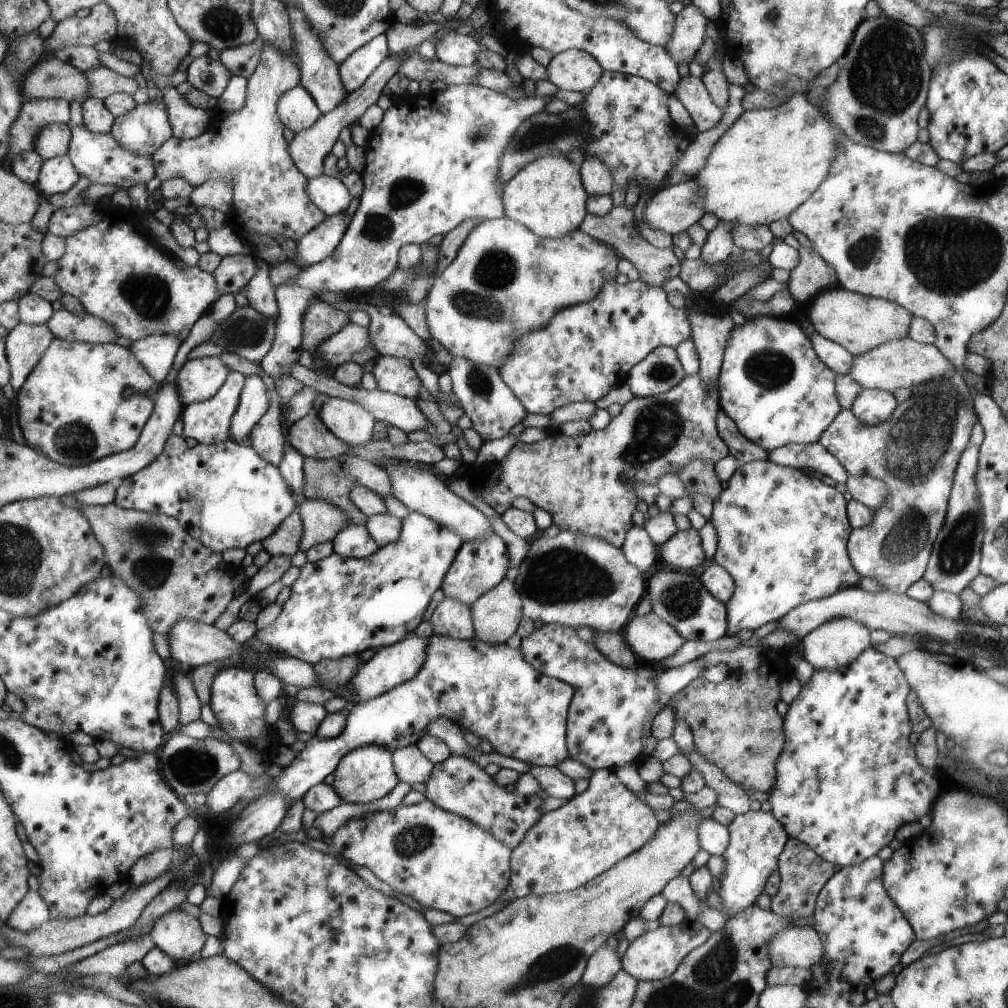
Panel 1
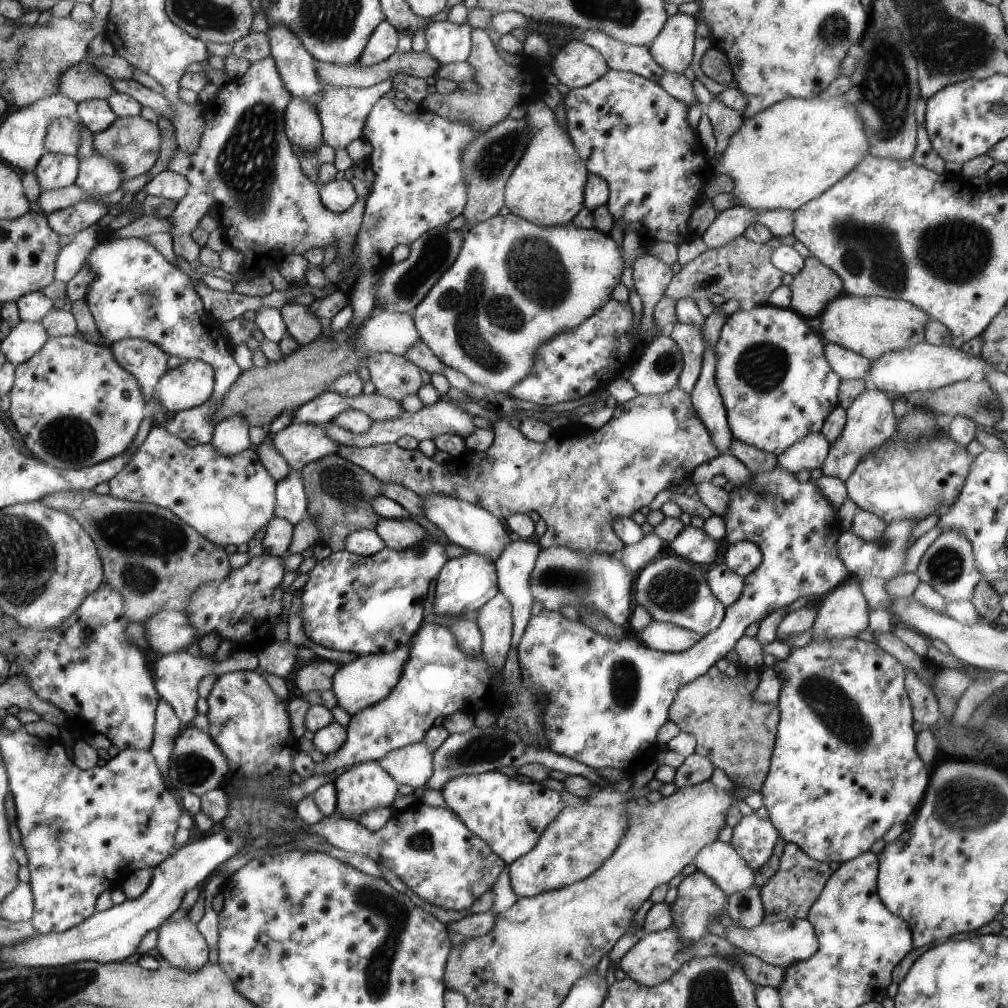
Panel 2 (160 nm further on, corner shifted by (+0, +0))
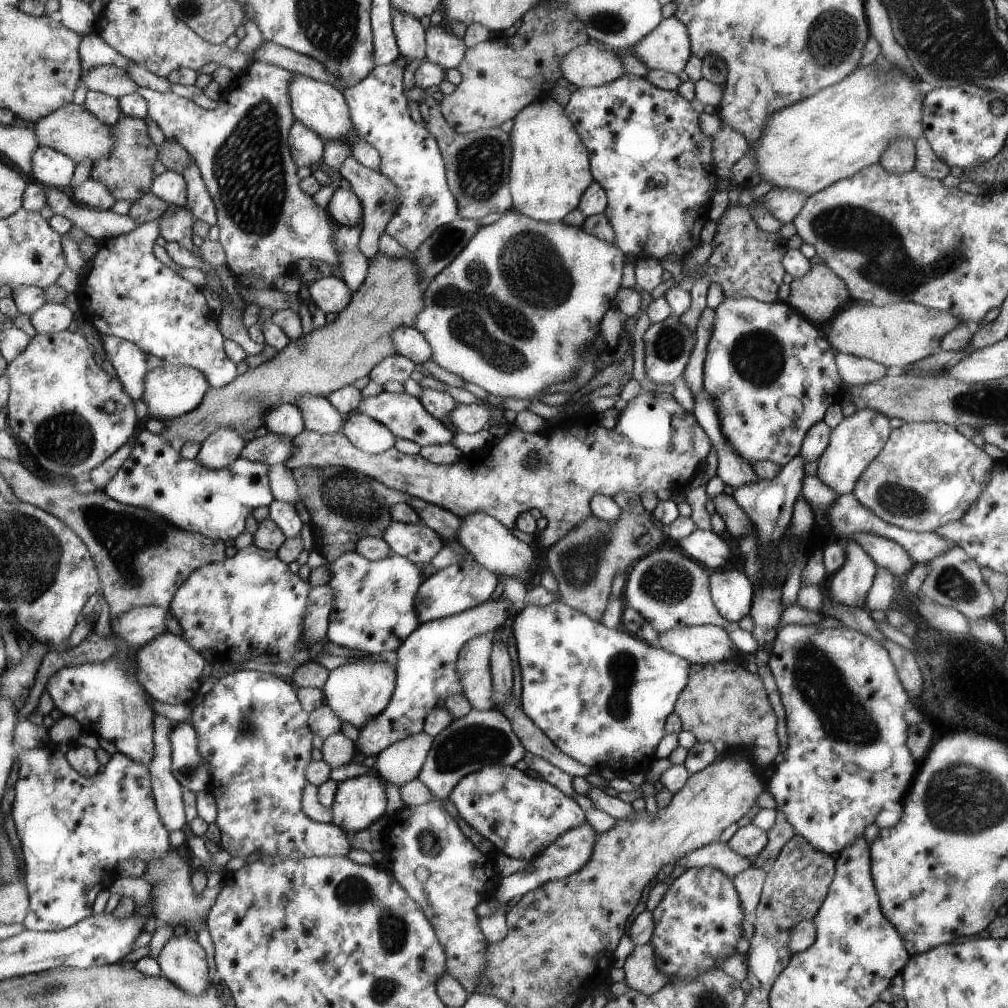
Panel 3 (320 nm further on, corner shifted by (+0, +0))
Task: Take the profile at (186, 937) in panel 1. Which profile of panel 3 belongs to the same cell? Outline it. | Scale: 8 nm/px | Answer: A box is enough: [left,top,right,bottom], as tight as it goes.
[157,935,211,995]

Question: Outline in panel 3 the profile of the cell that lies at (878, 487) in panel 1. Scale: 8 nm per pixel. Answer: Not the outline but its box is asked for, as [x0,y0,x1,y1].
[851,423,994,533]

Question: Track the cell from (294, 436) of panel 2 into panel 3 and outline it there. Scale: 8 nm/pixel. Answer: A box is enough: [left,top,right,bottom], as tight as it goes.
[240,432,294,465]

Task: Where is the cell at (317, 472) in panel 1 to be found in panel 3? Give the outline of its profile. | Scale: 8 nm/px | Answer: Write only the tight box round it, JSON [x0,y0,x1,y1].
[294,466,413,563]

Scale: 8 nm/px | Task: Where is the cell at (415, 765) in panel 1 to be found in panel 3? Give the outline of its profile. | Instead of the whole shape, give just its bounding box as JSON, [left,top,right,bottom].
[375,730,434,787]

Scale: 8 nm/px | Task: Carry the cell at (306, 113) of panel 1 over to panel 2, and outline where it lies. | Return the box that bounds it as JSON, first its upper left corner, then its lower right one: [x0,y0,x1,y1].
[285,97,324,149]

